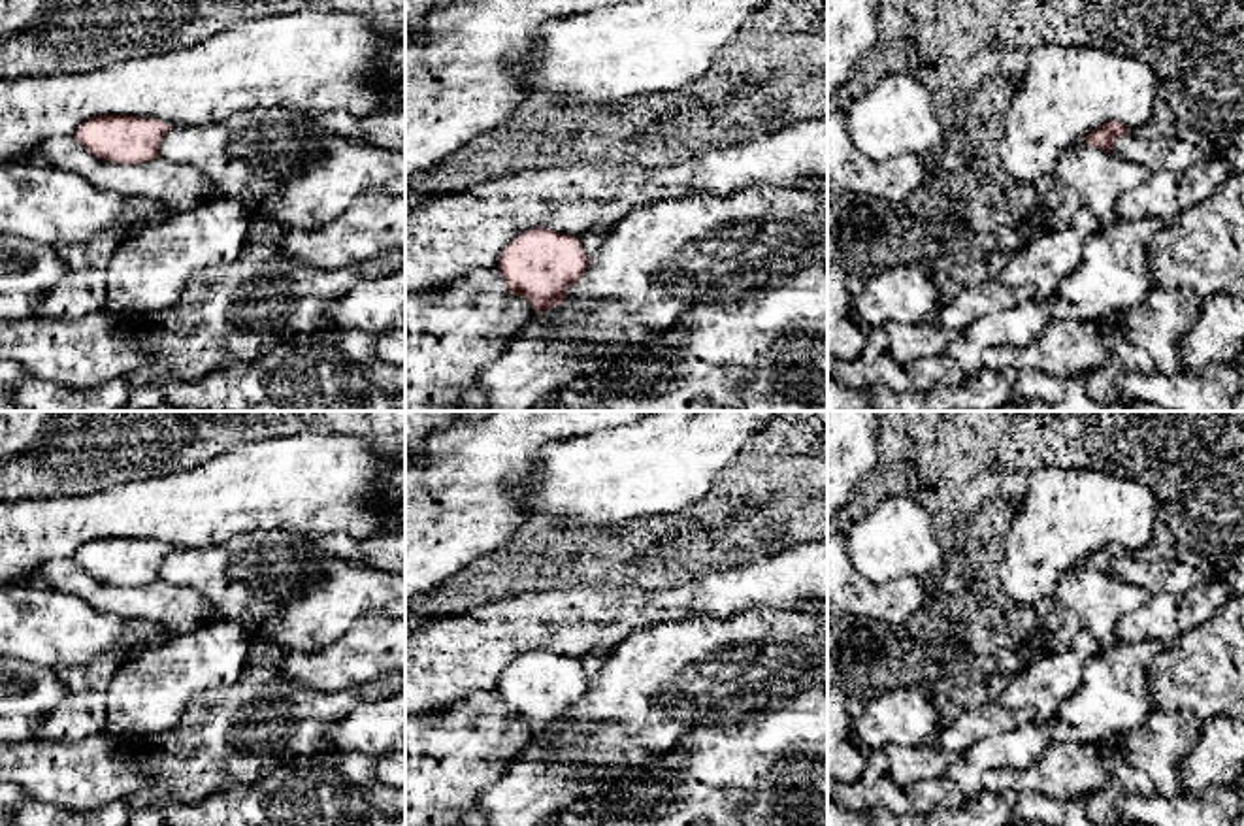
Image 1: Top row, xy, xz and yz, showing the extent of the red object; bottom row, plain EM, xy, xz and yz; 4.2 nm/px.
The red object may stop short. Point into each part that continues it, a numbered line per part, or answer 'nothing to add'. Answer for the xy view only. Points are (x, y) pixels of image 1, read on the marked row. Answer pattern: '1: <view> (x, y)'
nothing to add

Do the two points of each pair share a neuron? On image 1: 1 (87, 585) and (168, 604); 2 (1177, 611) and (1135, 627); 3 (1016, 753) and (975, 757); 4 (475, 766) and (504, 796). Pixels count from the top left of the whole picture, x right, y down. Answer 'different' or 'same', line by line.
1: same
2: same
3: same
4: different

